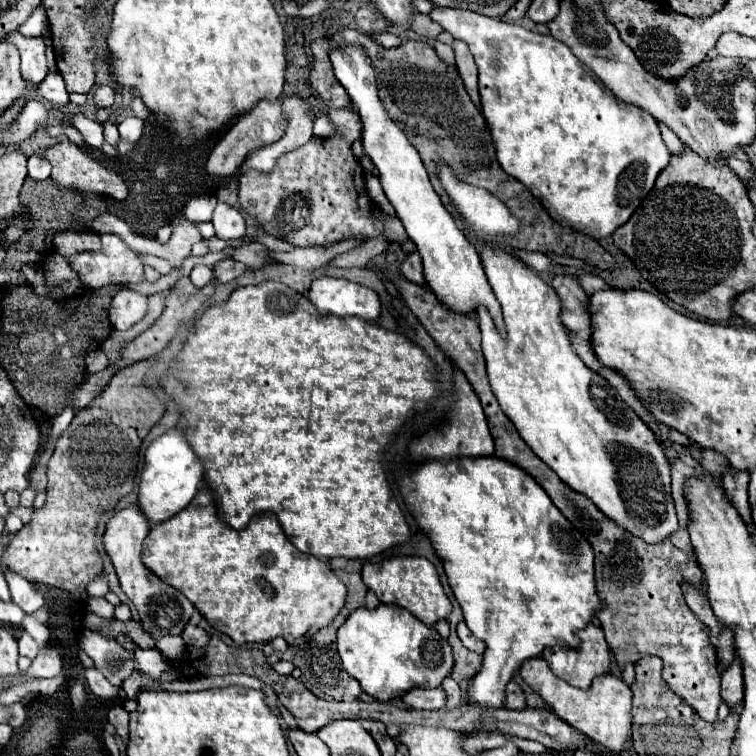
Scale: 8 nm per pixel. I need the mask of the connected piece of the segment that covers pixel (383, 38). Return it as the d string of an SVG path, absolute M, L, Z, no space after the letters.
M379 33L379 35L369 35L369 37L381 47L397 47L397 45L401 45L401 39L397 35L393 35L393 33Z

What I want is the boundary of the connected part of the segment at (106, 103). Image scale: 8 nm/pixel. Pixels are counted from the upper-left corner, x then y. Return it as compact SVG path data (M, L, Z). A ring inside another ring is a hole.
M101 85L96 89L93 99L100 108L108 108L114 104L115 94L112 87Z

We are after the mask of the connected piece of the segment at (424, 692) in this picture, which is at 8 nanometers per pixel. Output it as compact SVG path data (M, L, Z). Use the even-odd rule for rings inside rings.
M441 687L411 689L403 695L403 701L413 709L441 709L447 703L447 693Z

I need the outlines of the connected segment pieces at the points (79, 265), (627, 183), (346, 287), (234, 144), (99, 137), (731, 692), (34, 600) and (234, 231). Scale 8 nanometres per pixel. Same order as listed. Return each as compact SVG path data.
M111 233L101 234L100 238L102 243L101 251L79 253L77 257L71 257L71 267L77 271L81 283L87 289L99 289L99 287L113 285L113 283L141 283L141 281L145 281L143 263L141 263L137 253L127 249L125 243Z
M435 9L431 15L429 15L433 21L437 21L445 31L449 31L455 39L461 39L469 45L473 57L475 57L475 63L478 69L478 85L479 94L481 100L481 113L485 117L485 121L489 123L491 127L491 133L495 129L495 147L497 147L497 161L501 163L503 171L515 179L519 179L547 209L547 213L559 221L559 223L567 223L571 225L573 229L585 233L585 235L591 235L593 239L603 239L603 237L609 237L617 227L621 227L623 223L627 223L627 219L633 215L633 211L639 207L639 203L647 197L647 193L651 191L657 175L669 165L669 159L671 159L671 153L669 149L665 147L663 139L661 139L661 131L659 131L659 125L657 121L645 113L643 109L635 107L635 105L627 105L623 101L619 101L609 89L605 89L603 83L599 83L591 73L589 69L573 55L573 51L557 41L555 37L551 35L541 35L541 33L535 33L535 31L527 31L519 25L513 25L513 23L505 23L501 19L491 19L491 17L485 17L485 15L477 15L473 11L463 11L463 9Z
M321 277L313 281L309 299L321 315L355 315L373 321L381 311L381 301L373 289L337 277Z
M259 101L250 113L240 116L227 131L227 135L213 147L209 159L207 159L207 173L211 175L233 175L237 167L243 163L247 153L251 153L257 147L265 147L269 143L275 143L285 133L285 115L283 115L283 101Z
M73 115L73 117L71 117L71 123L73 123L73 127L77 127L77 129L83 133L85 141L87 141L91 147L101 147L101 145L103 145L105 139L103 126L101 124L95 123L95 121L89 121L89 119L85 119L83 115Z
M737 655L729 669L725 669L721 675L721 697L729 707L737 705L743 699L743 667Z
M9 573L5 579L9 583L9 591L11 591L13 603L17 603L25 613L33 613L35 609L39 609L39 607L45 605L43 595L37 593L33 589L33 585L29 581L25 581L23 577L19 577L15 573Z
M217 203L211 223L215 227L215 235L219 239L223 239L223 241L241 239L245 235L245 221L243 221L243 217L239 215L237 209L233 209L227 203Z

